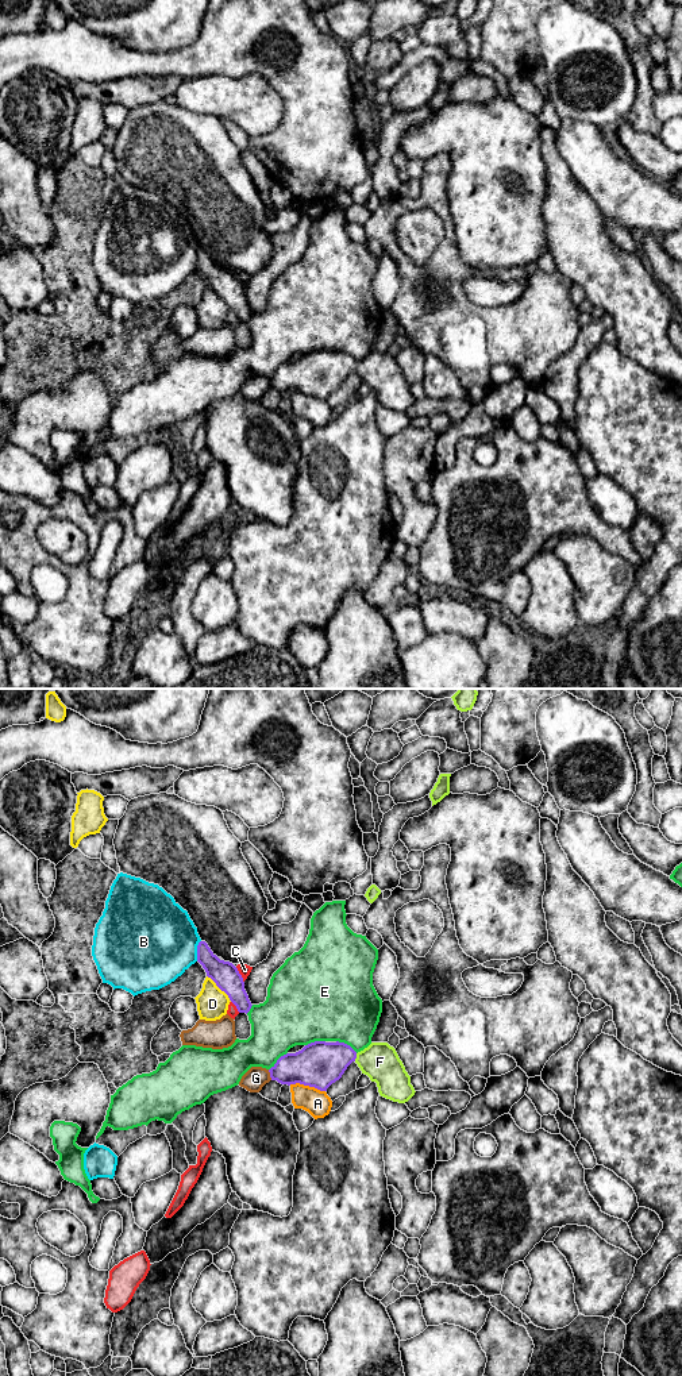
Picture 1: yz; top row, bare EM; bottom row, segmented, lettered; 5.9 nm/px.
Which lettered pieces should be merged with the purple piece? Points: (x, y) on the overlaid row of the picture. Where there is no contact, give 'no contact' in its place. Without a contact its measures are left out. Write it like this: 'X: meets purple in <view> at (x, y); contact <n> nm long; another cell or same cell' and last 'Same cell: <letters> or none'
A: meets purple in yz at (307, 1085); contact 220 nm long; another cell
B: meets purple in yz at (197, 951); contact 130 nm long; another cell
C: meets purple in yz at (241, 975); contact 110 nm long; another cell
D: meets purple in yz at (220, 989); contact 220 nm long; another cell
E: meets purple in yz at (277, 1060); contact 160 nm long; another cell
F: meets purple in yz at (355, 1057); contact 50 nm long; same cell
G: meets purple in yz at (270, 1075); contact 70 nm long; another cell
Same cell: F

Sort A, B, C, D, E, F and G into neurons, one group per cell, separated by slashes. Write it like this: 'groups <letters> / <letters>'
groups A / B / C / D / E / F / G

